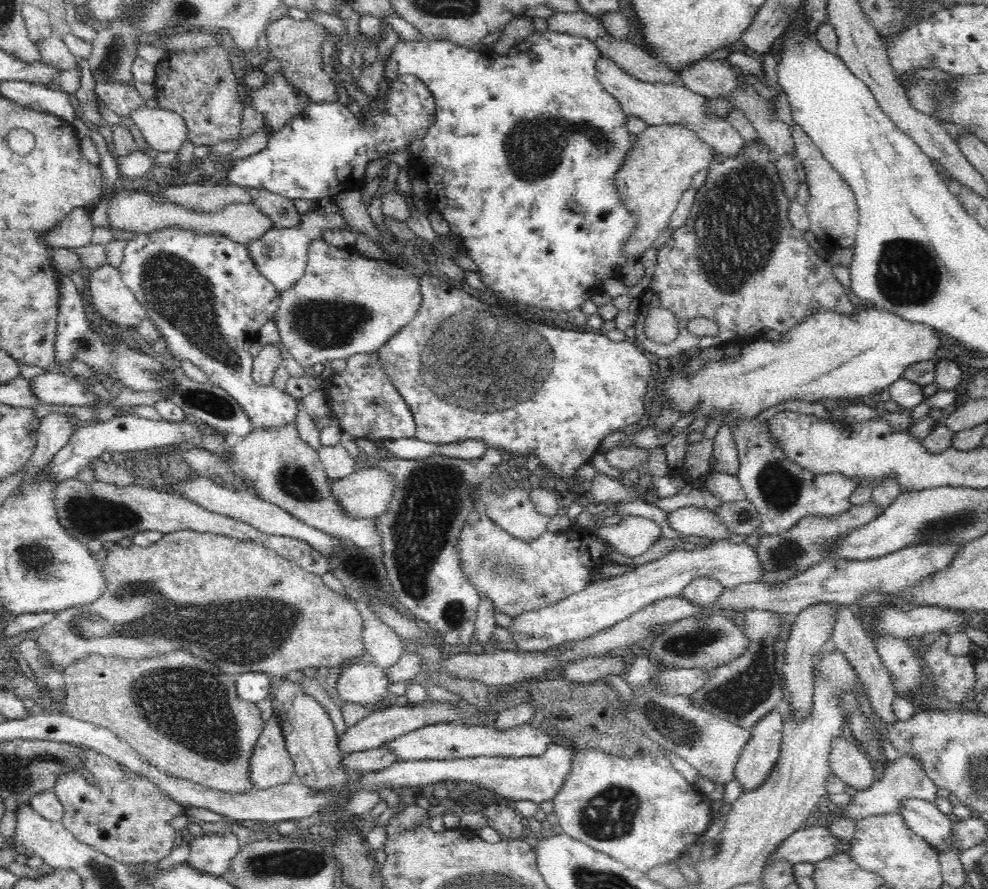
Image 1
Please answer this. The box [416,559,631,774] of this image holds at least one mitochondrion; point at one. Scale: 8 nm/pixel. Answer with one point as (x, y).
(453, 614)

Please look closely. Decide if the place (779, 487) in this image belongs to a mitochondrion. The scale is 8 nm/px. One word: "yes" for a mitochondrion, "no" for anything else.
yes

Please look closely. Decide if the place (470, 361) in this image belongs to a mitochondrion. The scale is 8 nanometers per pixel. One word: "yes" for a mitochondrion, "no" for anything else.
yes

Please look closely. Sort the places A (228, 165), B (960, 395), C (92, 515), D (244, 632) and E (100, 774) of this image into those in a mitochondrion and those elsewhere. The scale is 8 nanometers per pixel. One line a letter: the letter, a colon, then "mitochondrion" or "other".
A: other
B: other
C: mitochondrion
D: mitochondrion
E: other

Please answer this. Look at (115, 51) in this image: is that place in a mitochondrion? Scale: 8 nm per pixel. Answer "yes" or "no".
yes

